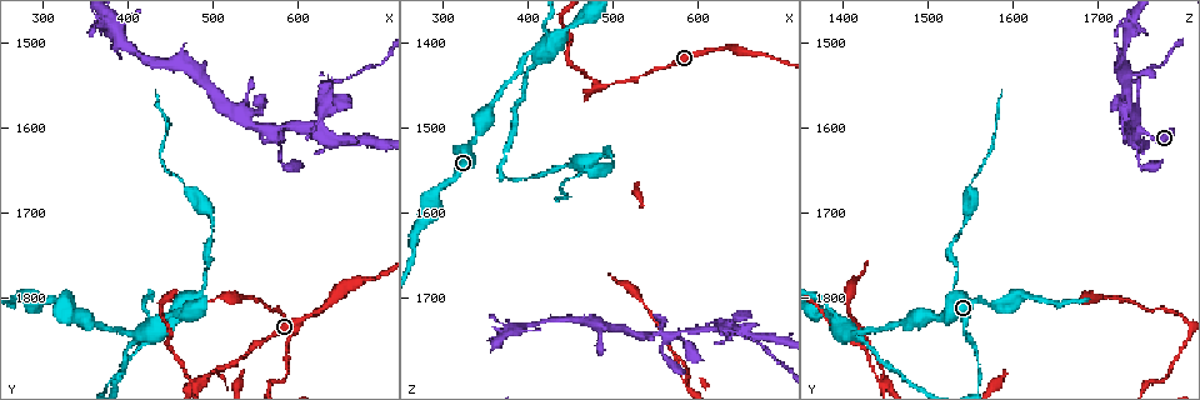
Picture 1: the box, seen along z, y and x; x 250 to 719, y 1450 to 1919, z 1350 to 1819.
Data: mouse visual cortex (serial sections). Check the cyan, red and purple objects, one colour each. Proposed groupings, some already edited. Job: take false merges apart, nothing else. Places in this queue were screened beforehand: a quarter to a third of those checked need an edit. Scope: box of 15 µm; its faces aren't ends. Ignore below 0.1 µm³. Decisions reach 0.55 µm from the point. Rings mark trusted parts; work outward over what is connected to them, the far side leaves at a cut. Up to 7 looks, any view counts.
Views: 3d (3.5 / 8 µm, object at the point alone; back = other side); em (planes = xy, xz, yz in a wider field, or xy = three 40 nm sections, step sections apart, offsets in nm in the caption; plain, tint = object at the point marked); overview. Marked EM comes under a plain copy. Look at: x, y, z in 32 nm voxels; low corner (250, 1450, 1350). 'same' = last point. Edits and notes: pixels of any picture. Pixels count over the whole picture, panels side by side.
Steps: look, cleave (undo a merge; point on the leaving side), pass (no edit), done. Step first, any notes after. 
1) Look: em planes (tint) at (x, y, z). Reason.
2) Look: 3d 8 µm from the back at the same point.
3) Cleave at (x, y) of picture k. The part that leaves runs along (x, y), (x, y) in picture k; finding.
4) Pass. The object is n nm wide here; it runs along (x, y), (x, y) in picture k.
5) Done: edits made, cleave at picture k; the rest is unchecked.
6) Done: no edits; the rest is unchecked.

Look: 3d 8 µm at (480, 1900, 1450). Abrupt turn.

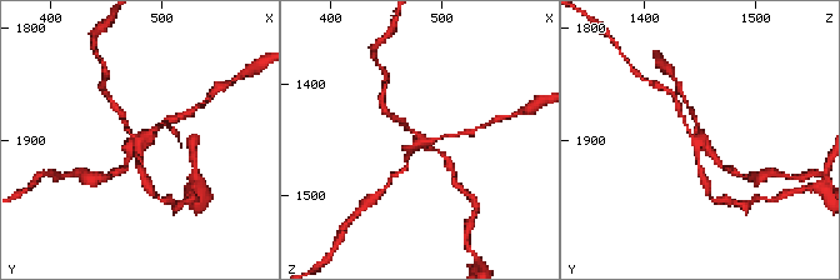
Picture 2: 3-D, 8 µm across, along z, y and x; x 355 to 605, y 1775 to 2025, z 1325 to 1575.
Look: 3d 3.5 µm at (482, 1900, 1448).

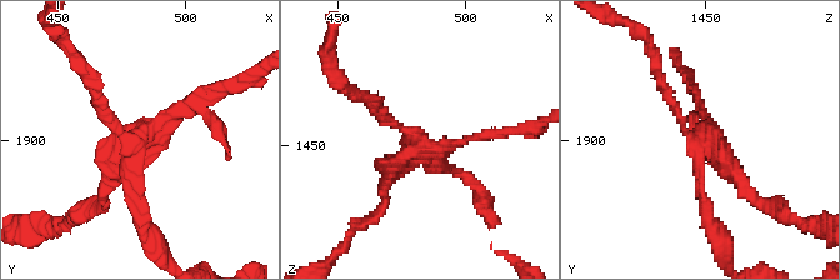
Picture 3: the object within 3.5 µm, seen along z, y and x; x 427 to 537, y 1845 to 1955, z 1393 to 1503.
Look: em xy step 3 (tint) at (481, 1900, 1450). Shape alone is not enough.

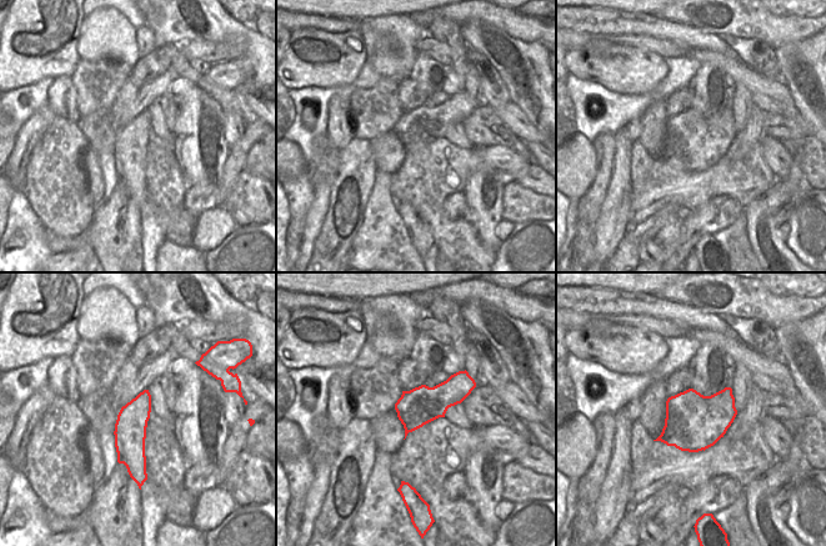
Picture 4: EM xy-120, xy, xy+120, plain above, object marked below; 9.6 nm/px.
Cleave at (135, 205) of picture 3. The part that leaves runs along (150, 130), (124, 138), (85, 69) in picture 3; a second cell is stuck on.

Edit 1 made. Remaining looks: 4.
Look: overview.

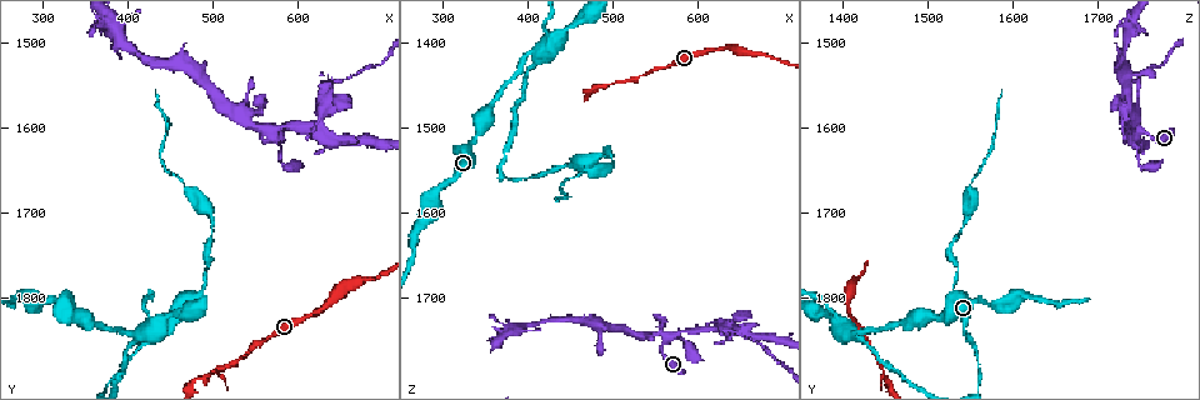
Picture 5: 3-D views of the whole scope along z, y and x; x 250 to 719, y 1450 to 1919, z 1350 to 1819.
Look: 3d 3.5 µm at (405, 1840, 1410). Thin arm on a thick one.

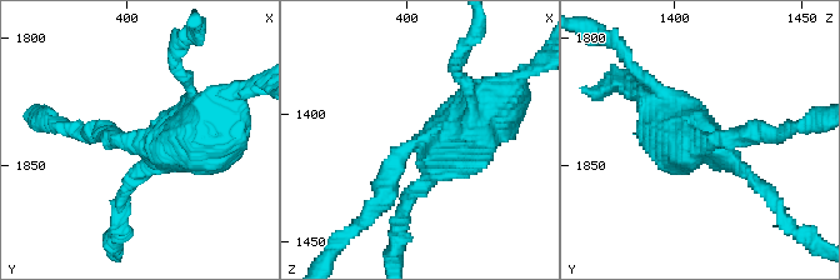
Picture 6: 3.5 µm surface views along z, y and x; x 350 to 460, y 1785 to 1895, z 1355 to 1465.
Look: em planes (tint) at (407, 1842, 1411). 3 arms meet here; the arms are 200, 250, 800 nm wide; need the tissue.

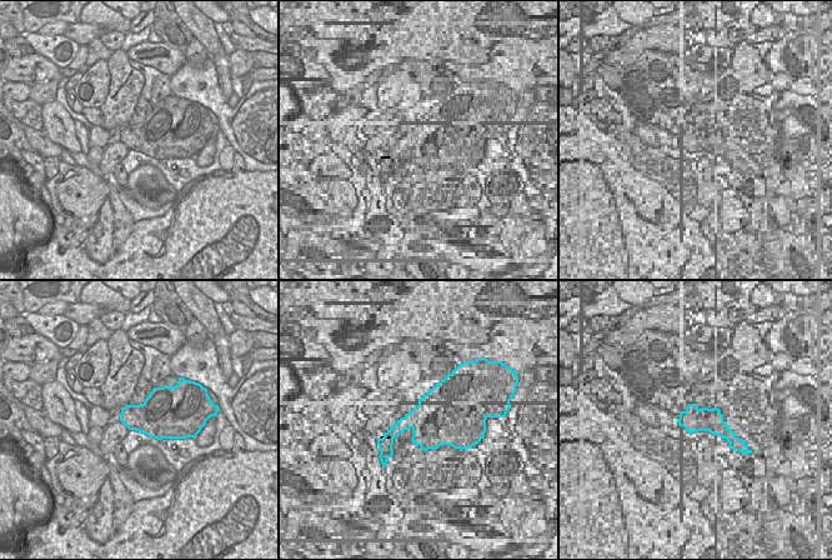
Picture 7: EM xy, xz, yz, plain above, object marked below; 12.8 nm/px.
Cleave at (749, 175) of picture 6. Two cells meet here.

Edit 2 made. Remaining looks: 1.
Done: edits made, cleave at picture 3, cleave at picture 6; the rest is unchecked.

